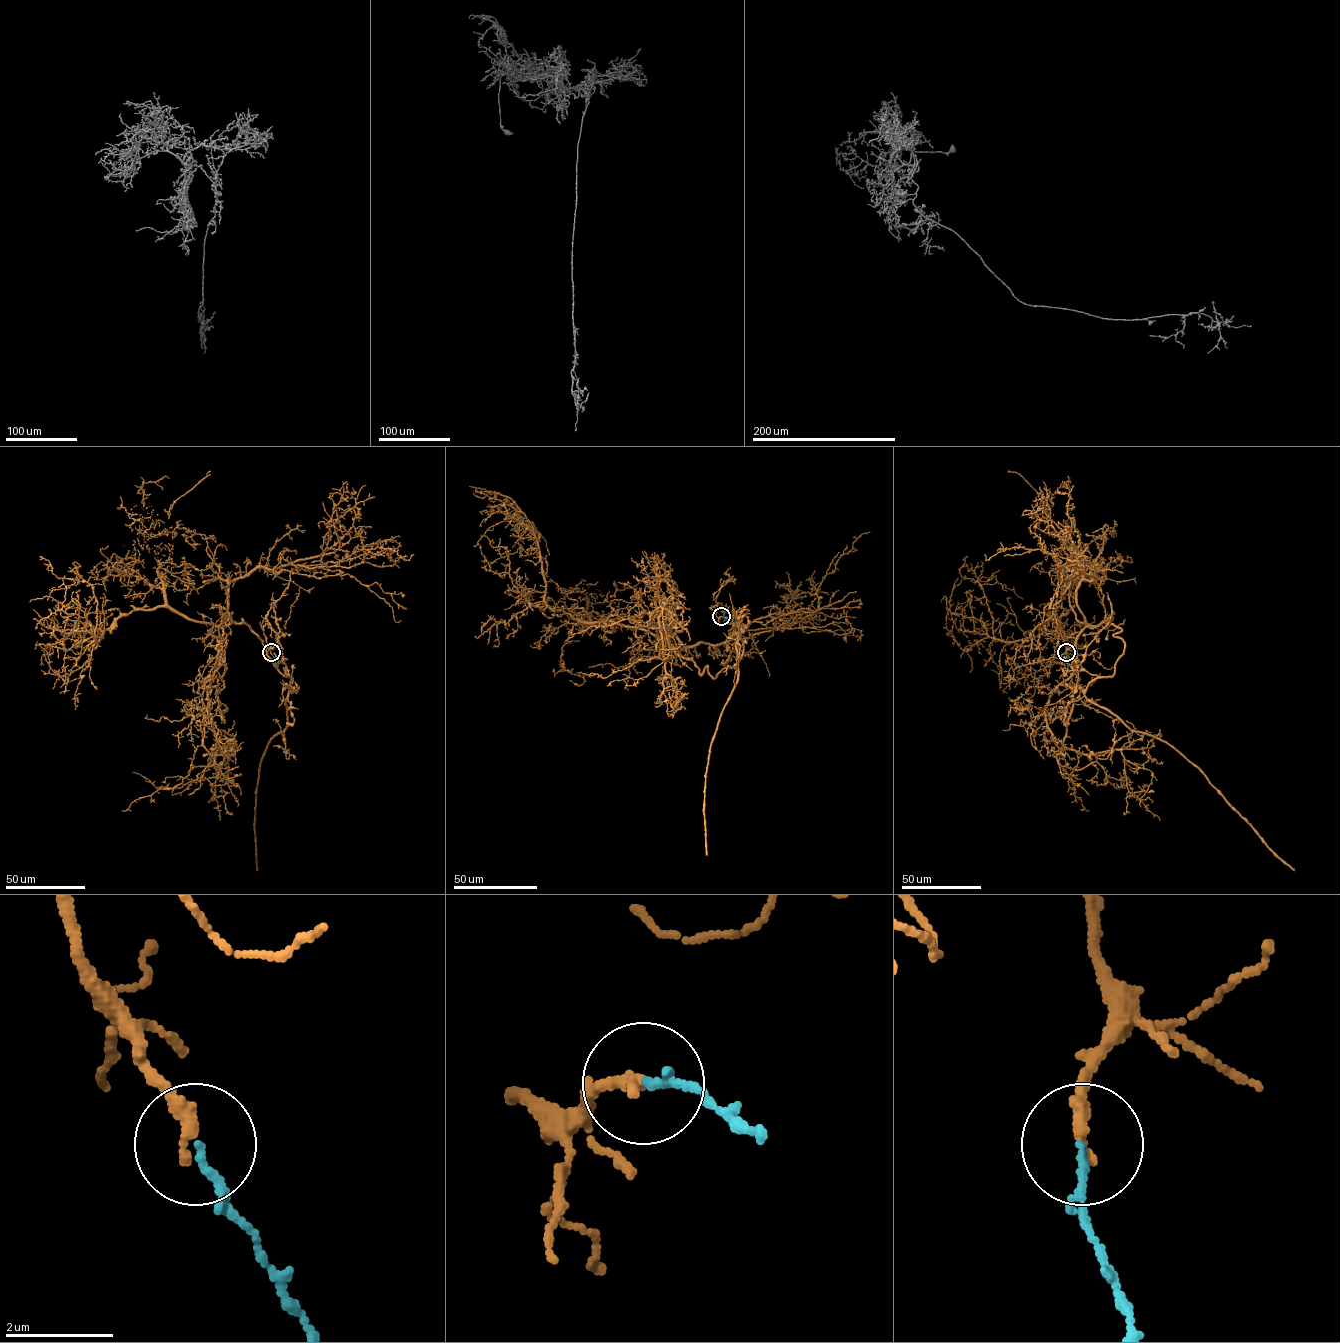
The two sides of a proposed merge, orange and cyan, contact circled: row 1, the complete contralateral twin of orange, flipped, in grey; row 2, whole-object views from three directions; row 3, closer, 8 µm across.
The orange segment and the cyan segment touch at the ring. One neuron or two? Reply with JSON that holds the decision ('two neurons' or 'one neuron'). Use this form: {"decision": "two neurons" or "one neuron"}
{"decision": "one neuron"}

